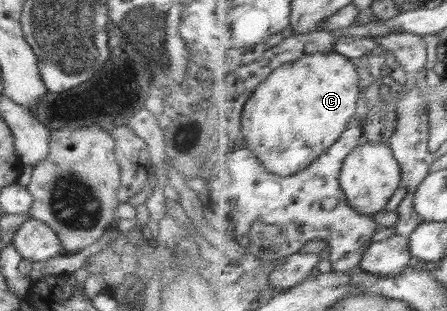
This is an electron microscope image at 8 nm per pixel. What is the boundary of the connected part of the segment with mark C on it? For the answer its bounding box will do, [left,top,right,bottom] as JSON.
[243,52,363,177]

